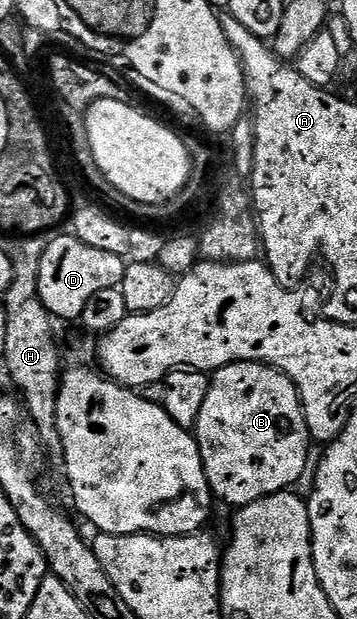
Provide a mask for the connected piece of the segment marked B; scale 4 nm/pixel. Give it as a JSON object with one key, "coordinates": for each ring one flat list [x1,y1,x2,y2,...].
{"coordinates":[[236,361,212,374,195,436,214,498,232,507,292,490,311,459,309,424,297,385,286,373,257,361]]}

